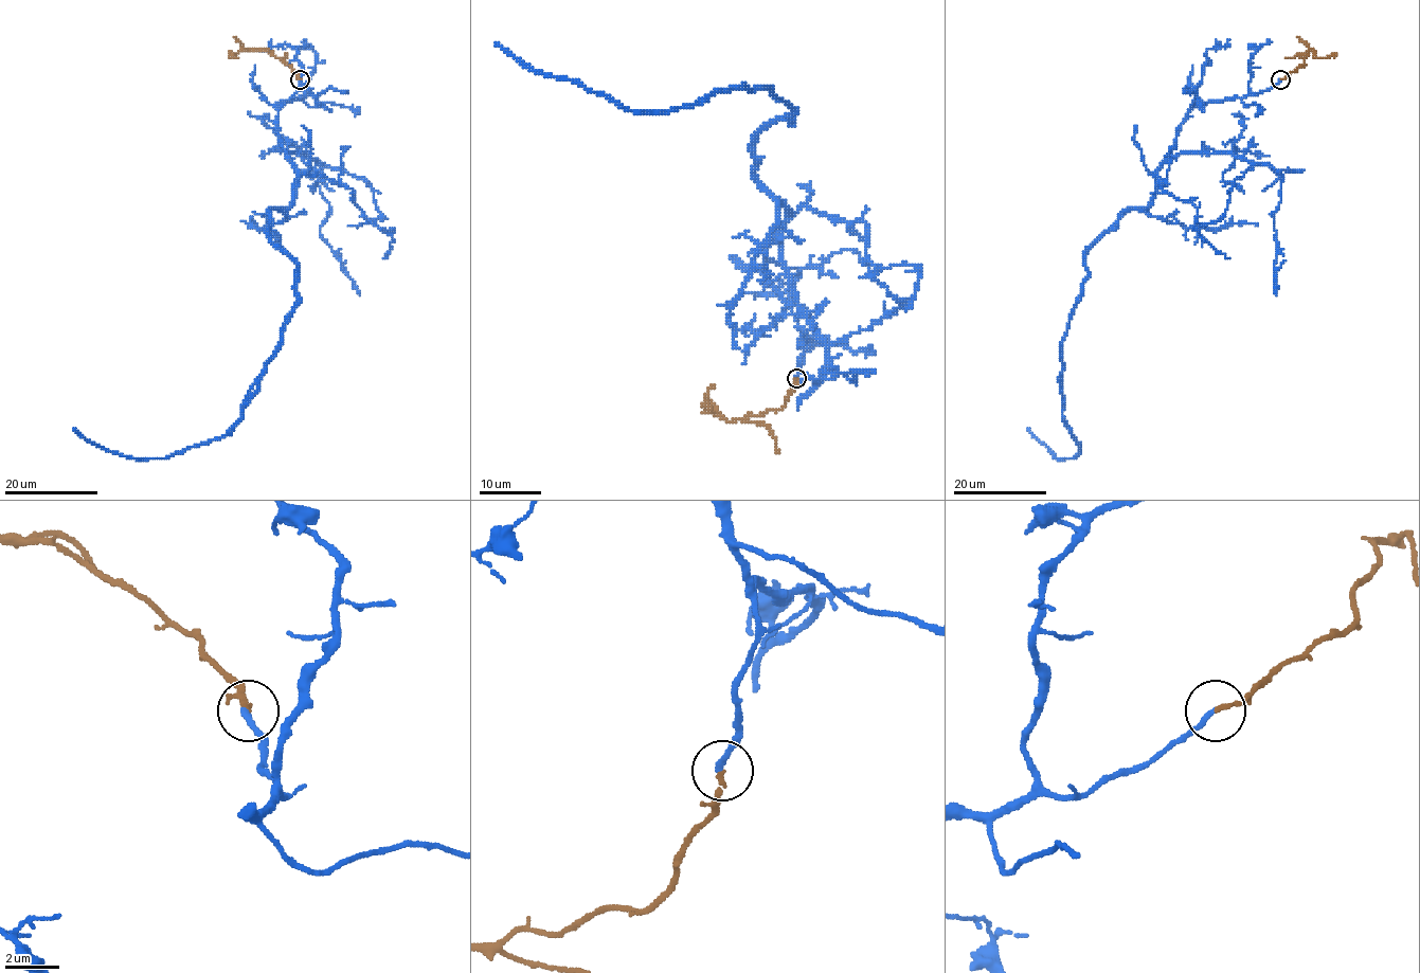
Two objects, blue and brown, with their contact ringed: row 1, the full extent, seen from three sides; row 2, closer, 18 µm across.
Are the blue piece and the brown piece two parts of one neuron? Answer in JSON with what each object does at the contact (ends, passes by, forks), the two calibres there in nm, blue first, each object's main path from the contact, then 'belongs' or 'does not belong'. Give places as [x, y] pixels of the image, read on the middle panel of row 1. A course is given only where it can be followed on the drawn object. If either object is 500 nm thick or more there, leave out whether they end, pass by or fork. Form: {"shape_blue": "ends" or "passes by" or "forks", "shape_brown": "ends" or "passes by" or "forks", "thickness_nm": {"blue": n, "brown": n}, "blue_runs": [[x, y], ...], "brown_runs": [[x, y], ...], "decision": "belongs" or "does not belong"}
{"shape_blue": "ends", "shape_brown": "ends", "thickness_nm": {"blue": 200, "brown": 170}, "blue_runs": [[796, 378], [803, 331], [762, 266], [790, 216], [752, 139], [792, 108], [741, 86], [633, 111], [496, 43]], "brown_runs": [[796, 378], [796, 385], [778, 411], [731, 421], [717, 415], [707, 402], [707, 393], [715, 384]], "decision": "belongs"}

